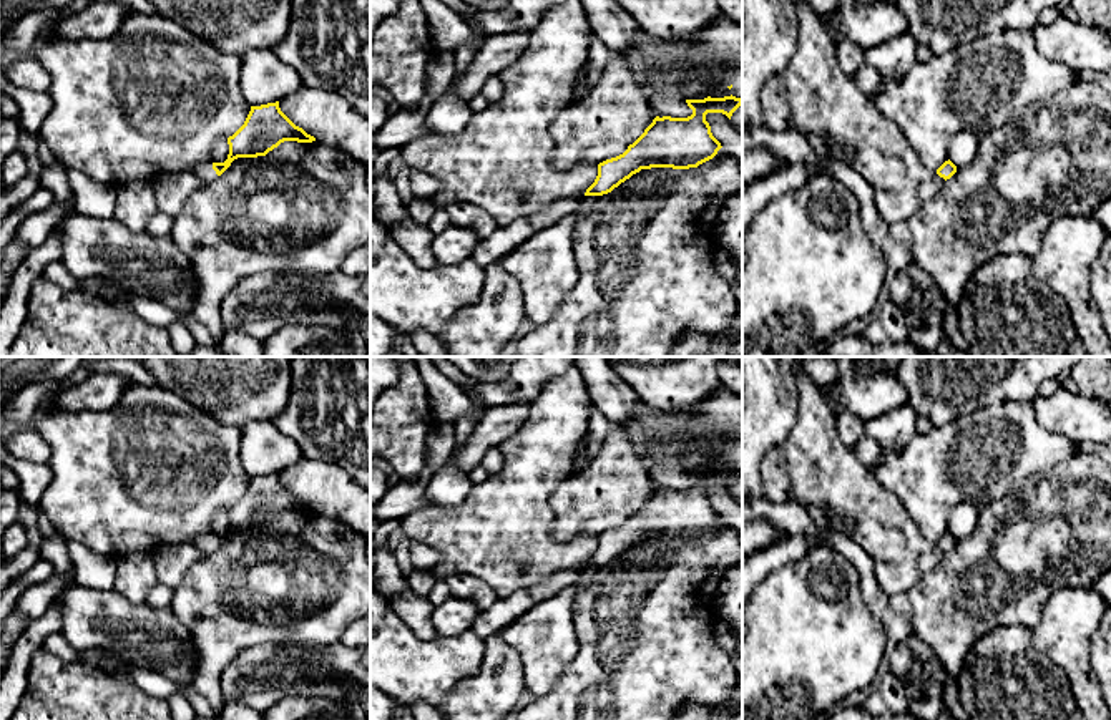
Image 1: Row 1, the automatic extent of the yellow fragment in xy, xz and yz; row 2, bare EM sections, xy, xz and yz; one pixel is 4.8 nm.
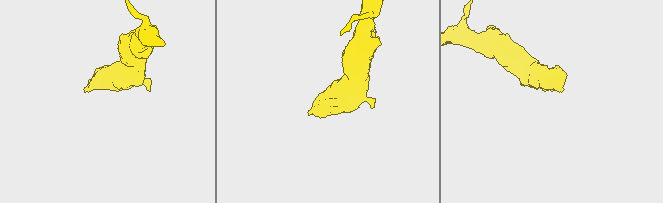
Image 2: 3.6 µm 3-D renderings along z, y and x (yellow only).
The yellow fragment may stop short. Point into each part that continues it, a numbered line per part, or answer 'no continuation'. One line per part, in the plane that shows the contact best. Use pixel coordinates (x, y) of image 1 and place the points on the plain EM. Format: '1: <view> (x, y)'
1: xy (205, 543)

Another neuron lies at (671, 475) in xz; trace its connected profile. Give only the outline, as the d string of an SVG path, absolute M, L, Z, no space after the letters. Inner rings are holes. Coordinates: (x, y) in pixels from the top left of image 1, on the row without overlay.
M649 461L646 474L656 488L688 489L693 486L693 481L686 474L686 468L676 461Z

